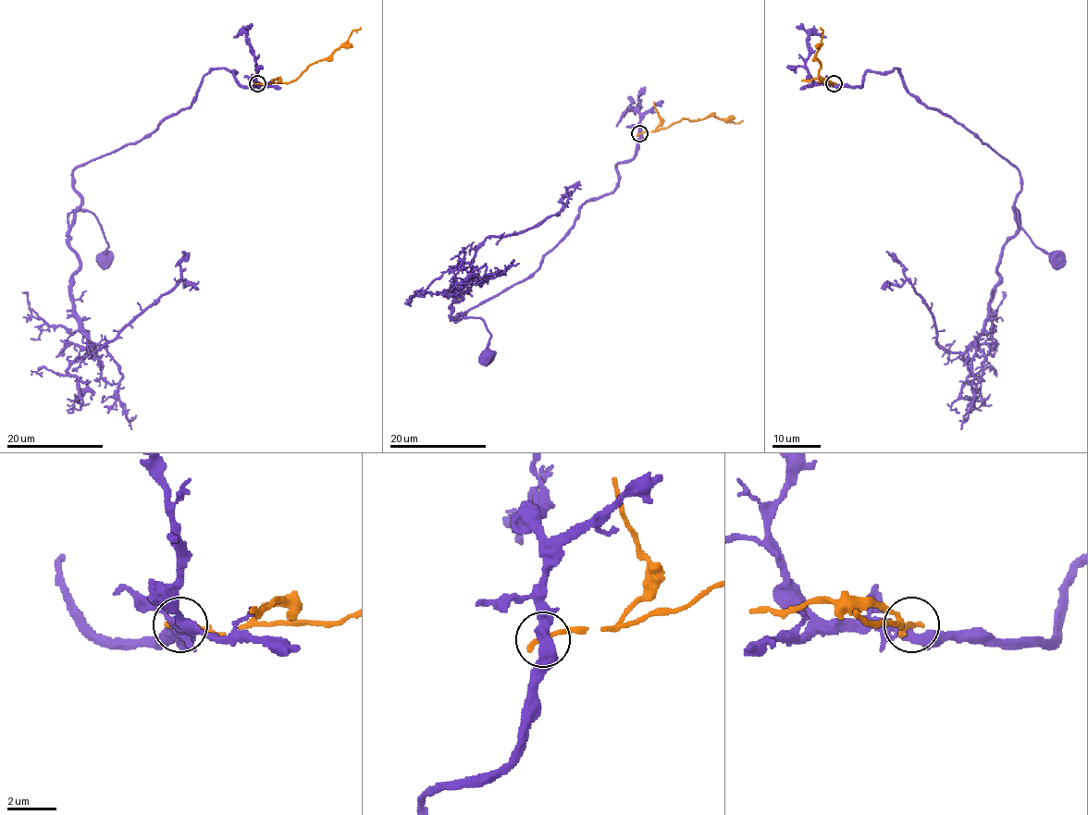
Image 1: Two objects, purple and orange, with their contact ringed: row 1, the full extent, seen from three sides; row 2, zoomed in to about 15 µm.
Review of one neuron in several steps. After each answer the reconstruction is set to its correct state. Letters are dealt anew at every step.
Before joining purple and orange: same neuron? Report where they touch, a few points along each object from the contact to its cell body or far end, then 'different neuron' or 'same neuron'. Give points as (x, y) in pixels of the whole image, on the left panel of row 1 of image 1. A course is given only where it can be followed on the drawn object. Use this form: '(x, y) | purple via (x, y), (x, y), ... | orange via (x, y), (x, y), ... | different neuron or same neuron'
(257, 83) | purple via (257, 83), (216, 67), (151, 134), (73, 170), (76, 209), (98, 222), (104, 258) | orange via (257, 83), (283, 83), (295, 80), (311, 64), (327, 58), (353, 30), (361, 27) | different neuron

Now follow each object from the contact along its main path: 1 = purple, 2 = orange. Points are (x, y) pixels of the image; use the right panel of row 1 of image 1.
1: (833, 83), (860, 86), (867, 71), (896, 67), (911, 94), (1019, 170), (1018, 222), (1056, 258)
2: (833, 83), (828, 83), (819, 75), (820, 64), (816, 58), (823, 30), (820, 27)

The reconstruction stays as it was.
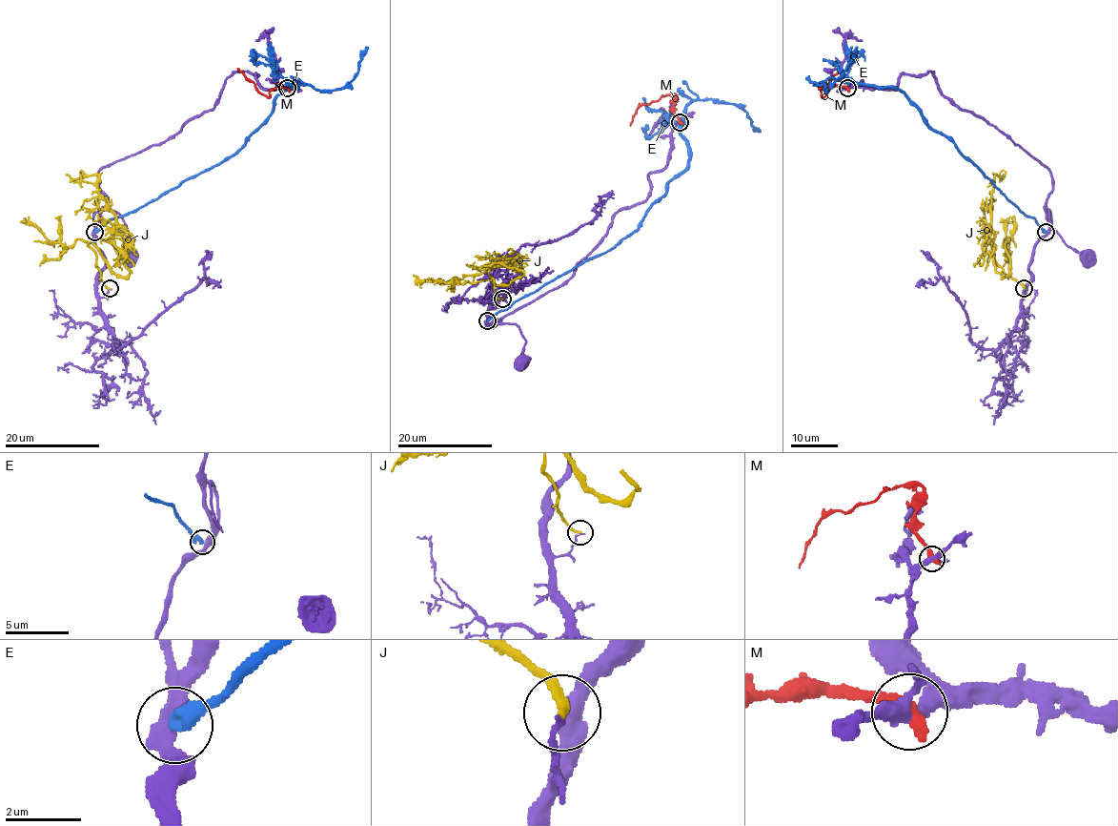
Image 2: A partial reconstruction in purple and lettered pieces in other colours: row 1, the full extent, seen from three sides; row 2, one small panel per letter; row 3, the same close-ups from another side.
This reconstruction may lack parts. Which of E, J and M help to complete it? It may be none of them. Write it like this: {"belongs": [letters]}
{"belongs": []}

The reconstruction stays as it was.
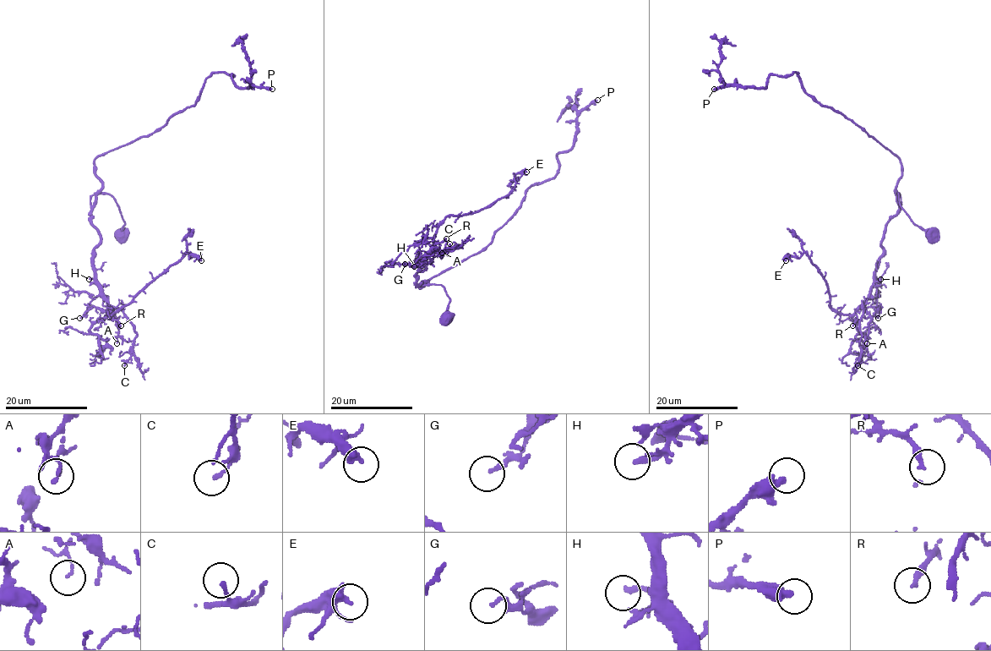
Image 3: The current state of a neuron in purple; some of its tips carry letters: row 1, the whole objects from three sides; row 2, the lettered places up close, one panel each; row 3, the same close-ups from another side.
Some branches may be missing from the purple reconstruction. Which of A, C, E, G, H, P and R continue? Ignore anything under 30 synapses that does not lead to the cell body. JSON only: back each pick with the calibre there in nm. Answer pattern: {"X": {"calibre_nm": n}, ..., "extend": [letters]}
{"H": {"calibre_nm": 240}, "P": {"calibre_nm": 400}, "extend": ["H", "P"]}

